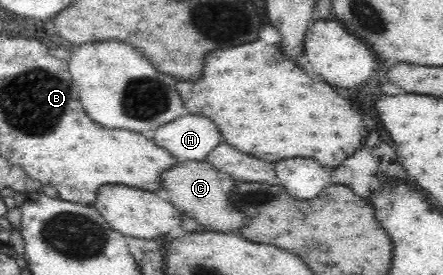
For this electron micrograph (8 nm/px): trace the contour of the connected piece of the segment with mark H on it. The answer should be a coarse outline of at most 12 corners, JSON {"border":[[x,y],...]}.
{"border":[[189,112],[149,136],[179,163],[206,160],[221,142],[209,118]]}

